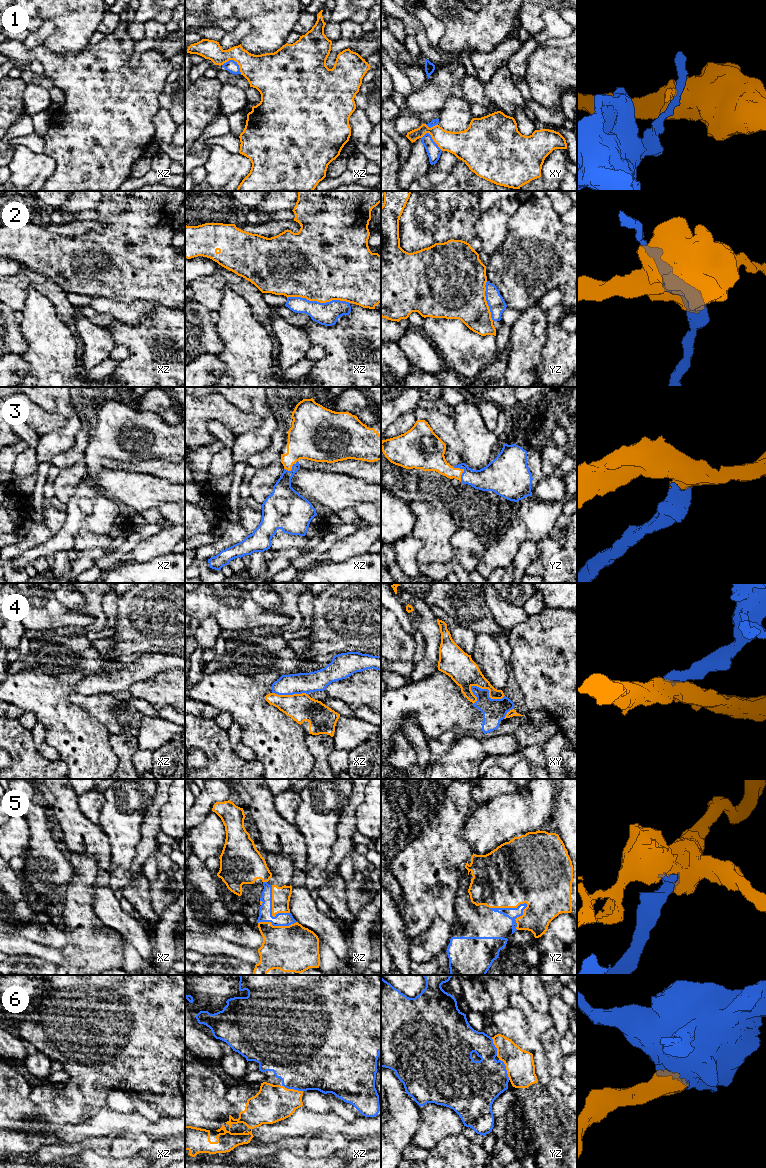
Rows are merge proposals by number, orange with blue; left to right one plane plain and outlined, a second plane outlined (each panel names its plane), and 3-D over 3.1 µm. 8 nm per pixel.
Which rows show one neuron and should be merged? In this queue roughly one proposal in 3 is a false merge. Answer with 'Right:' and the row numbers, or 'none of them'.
Right: 3, 5, 6

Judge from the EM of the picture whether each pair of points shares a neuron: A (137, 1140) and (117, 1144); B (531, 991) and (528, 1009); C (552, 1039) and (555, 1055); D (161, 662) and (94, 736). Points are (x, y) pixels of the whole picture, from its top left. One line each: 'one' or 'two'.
A: one
B: two
C: one
D: one

